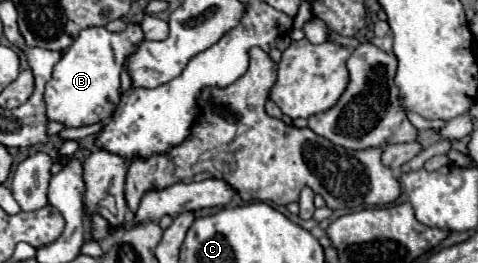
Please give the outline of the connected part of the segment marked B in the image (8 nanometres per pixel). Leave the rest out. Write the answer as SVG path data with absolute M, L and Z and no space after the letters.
M128 23L122 33L110 33L106 27L84 29L72 47L64 51L46 85L44 101L48 119L66 127L82 127L110 119L120 103L120 73L128 69L128 57L136 53L142 41L144 31L134 23Z

